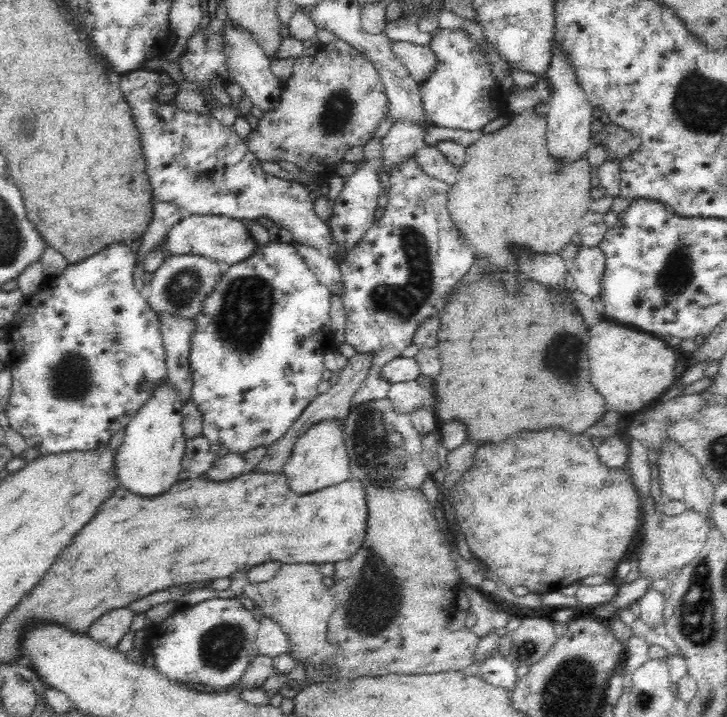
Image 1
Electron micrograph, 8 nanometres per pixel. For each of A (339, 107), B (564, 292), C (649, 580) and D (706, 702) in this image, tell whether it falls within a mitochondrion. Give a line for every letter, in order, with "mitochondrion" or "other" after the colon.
A: mitochondrion
B: other
C: other
D: mitochondrion

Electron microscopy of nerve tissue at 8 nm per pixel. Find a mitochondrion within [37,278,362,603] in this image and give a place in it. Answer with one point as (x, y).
(69, 375)

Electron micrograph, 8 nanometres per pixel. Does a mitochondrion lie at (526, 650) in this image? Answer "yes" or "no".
yes

